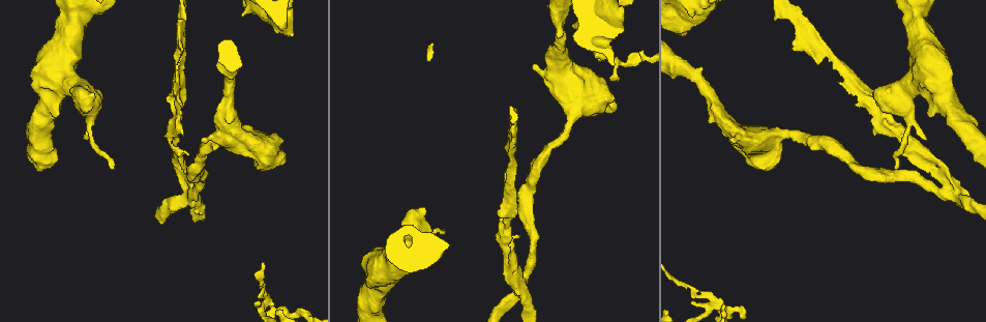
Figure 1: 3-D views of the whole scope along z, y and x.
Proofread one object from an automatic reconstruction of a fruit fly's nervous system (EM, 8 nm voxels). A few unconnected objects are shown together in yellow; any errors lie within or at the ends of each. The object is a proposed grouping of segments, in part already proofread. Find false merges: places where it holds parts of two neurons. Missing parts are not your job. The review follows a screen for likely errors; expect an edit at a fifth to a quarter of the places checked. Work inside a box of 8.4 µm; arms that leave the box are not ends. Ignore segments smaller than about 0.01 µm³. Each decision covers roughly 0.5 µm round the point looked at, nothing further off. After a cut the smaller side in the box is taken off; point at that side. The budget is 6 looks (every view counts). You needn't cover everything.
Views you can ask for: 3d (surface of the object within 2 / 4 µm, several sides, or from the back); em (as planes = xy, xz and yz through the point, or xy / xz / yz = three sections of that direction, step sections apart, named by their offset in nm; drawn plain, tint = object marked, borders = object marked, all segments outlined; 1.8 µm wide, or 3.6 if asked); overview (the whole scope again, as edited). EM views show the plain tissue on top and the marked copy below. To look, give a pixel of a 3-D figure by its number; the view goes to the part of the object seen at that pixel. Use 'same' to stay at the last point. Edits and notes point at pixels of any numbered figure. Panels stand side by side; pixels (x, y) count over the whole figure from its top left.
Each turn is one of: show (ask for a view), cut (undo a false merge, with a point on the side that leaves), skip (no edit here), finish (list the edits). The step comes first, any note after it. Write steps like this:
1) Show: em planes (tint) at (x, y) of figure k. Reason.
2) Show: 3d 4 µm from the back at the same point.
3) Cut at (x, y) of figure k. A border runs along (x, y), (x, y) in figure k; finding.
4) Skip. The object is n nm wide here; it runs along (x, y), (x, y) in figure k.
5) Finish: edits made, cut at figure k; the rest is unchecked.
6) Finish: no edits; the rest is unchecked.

Show: 3d 2 µm at (172, 126) of figure 1. Branch point.

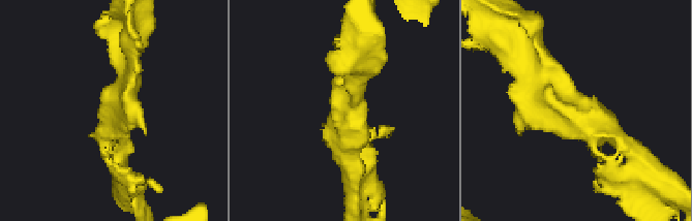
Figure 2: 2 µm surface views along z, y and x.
Show: em planes (tint) at (585, 113) of figure 2. Need the tissue.

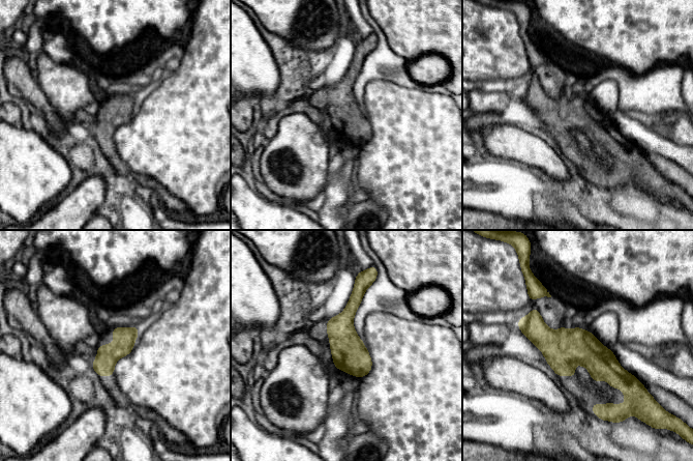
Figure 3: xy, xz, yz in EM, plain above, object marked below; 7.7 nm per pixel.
Skip. The object is 160 nm wide here; it runs along (520, 324), (631, 378) in figure 3; continuous, no second neuron.

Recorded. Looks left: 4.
Show: em xz step 8 (tint) at (522, 285) of figure 1. Calibre changes.

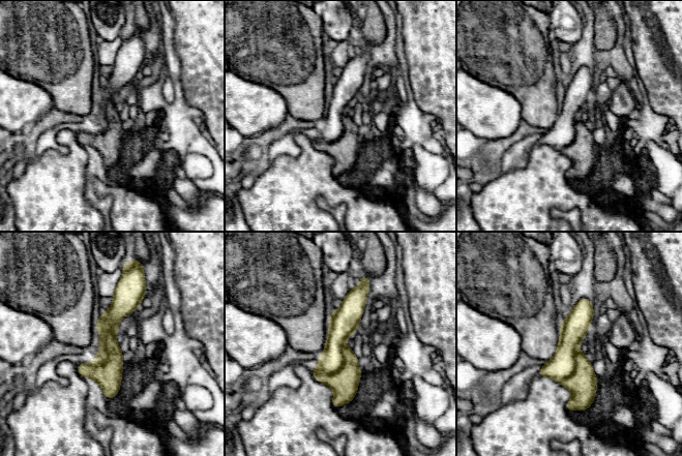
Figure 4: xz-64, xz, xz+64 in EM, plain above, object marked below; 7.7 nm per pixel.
Cut at (345, 382) of figure 4. Two neurons meet here.

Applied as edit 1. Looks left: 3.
Show: overview.

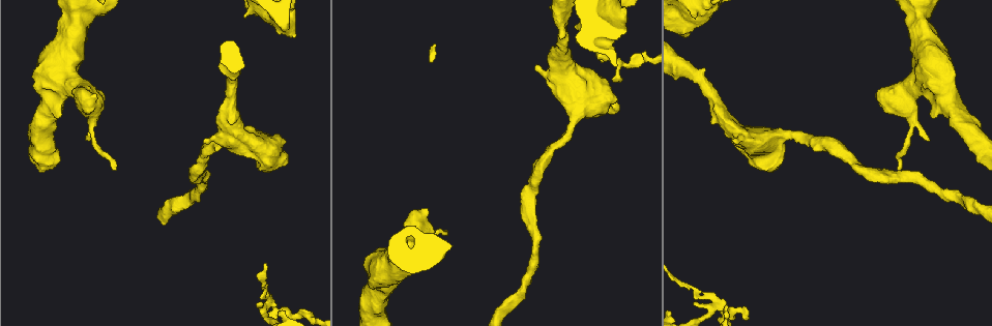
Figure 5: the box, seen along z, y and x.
Show: 3d 4 µm at (266, 303) of figure 5.

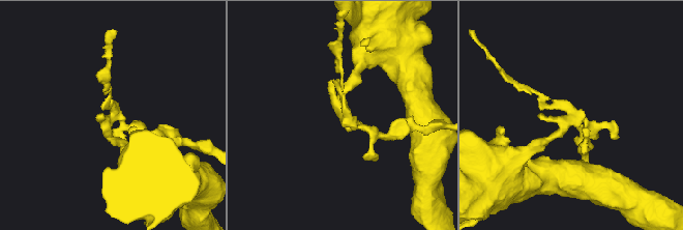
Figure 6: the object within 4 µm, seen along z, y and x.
Show: em planes (tint) at (345, 118) of figure 6. Shape alone is not enough.

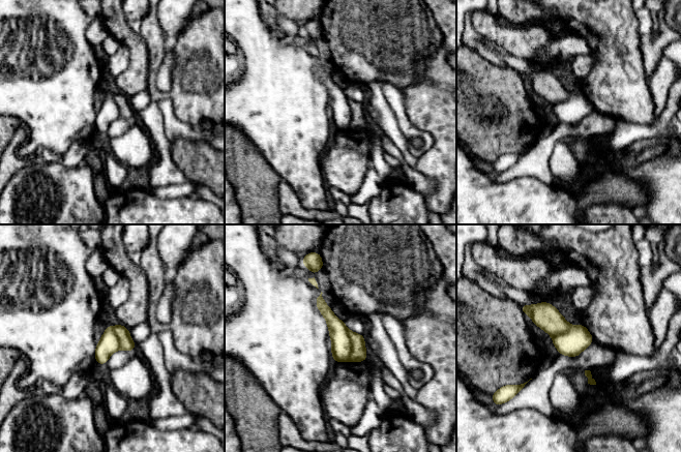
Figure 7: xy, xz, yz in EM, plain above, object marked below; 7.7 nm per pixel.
Cut at (358, 353) of figure 7. A second neuron is stuck on.

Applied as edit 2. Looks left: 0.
Finish: edits made, cut at figure 4, cut at figure 7; the rest is unchecked.

